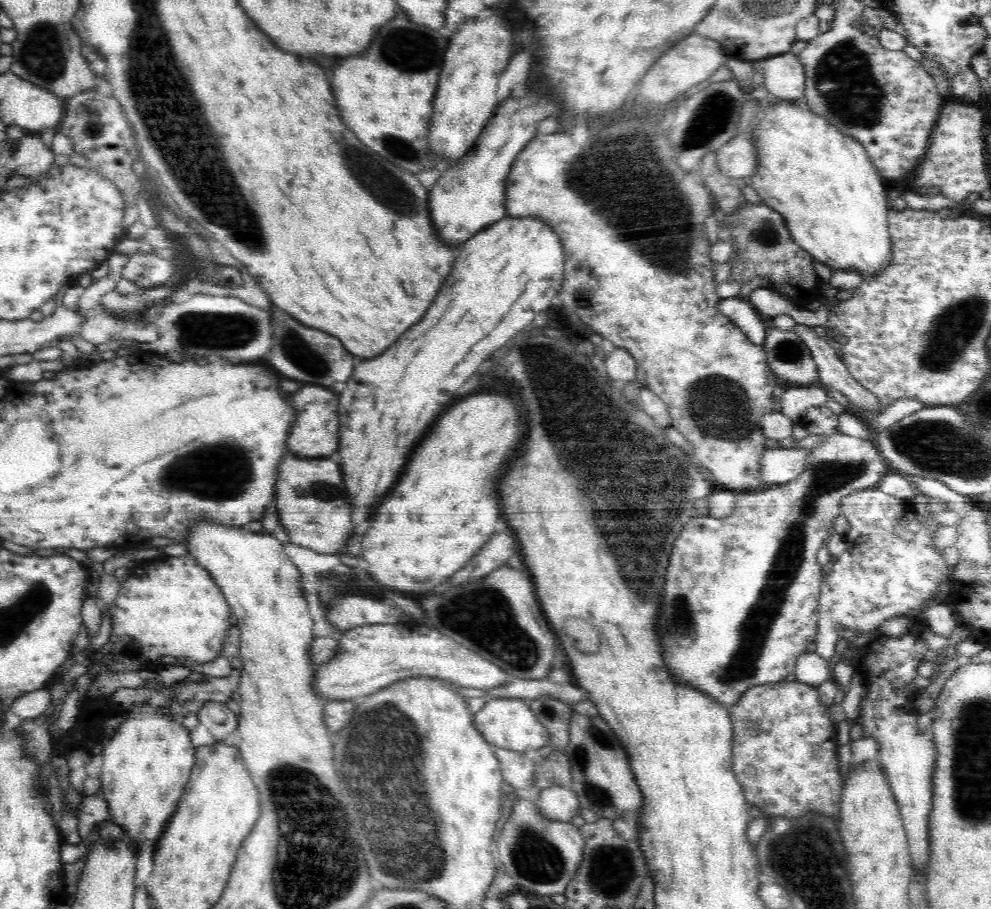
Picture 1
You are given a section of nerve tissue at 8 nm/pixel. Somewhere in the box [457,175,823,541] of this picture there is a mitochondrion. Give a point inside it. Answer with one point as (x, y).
(553, 384)

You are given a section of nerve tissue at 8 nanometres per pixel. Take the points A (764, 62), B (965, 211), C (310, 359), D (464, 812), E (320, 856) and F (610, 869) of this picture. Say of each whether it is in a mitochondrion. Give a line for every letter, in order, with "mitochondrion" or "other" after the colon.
A: other
B: other
C: mitochondrion
D: other
E: mitochondrion
F: mitochondrion

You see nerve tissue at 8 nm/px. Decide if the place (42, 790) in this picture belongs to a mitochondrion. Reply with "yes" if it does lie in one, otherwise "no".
no

